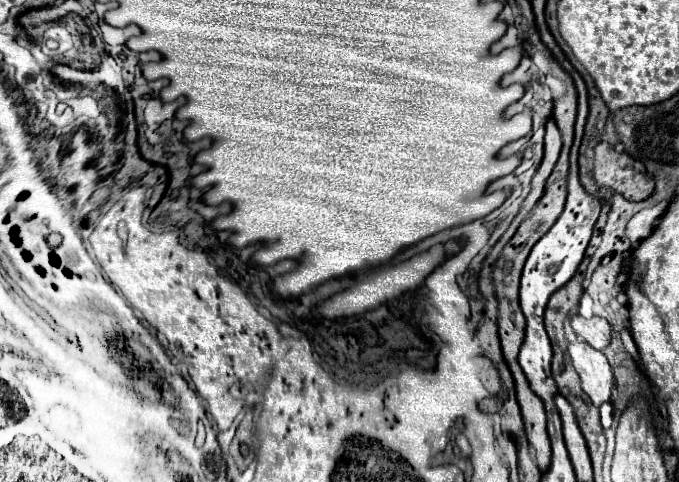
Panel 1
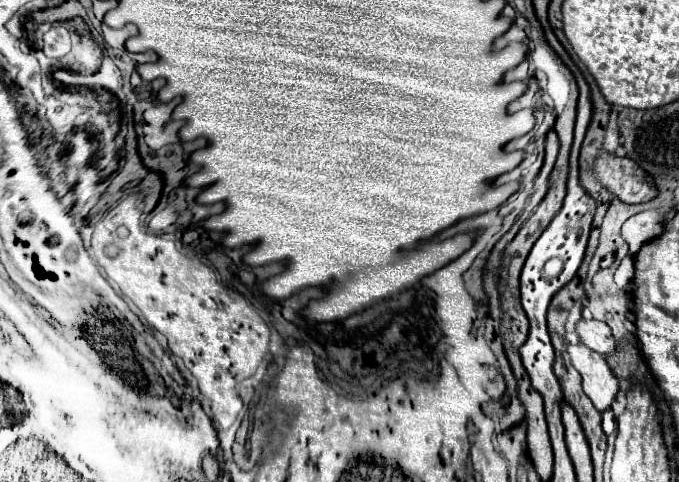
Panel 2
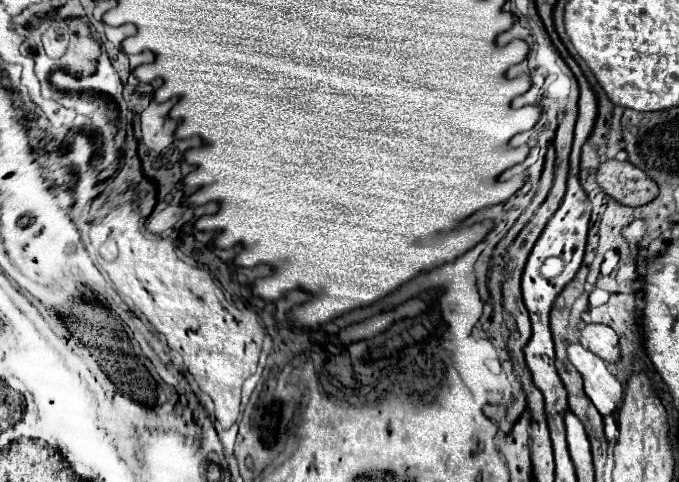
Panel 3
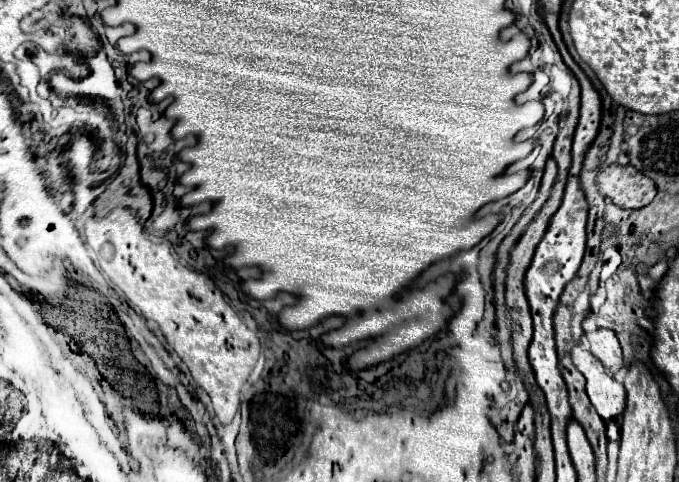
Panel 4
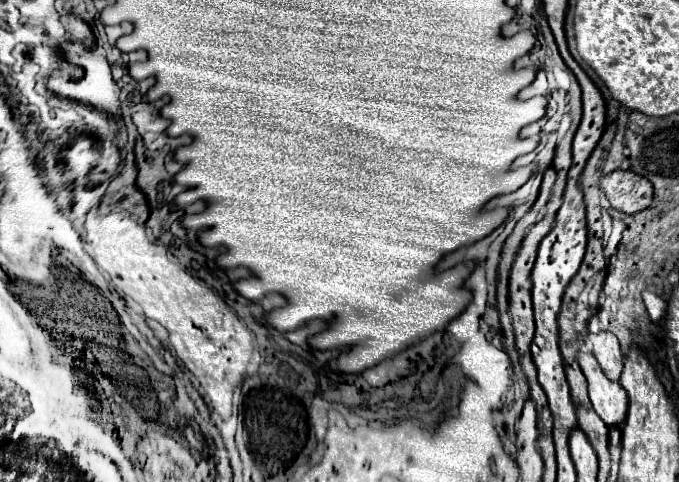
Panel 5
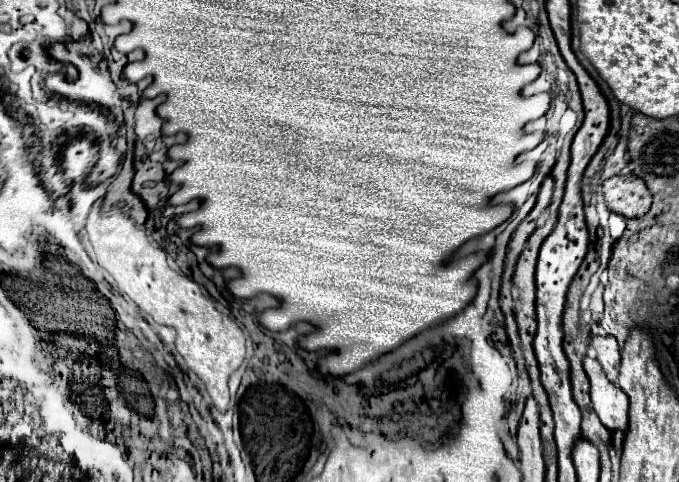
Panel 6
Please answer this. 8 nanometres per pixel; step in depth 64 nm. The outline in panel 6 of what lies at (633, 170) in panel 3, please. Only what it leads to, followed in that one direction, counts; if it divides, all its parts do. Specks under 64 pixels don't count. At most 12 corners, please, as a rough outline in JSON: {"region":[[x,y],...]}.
{"region":[[634,174],[602,184],[606,206],[626,218],[650,210],[652,196]]}

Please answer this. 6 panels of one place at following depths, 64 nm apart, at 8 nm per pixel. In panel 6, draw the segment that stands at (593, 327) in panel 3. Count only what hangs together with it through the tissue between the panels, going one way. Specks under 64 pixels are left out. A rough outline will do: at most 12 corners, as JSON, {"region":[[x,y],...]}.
{"region":[[594,336],[598,352],[608,380],[618,380],[620,348],[616,338]]}

